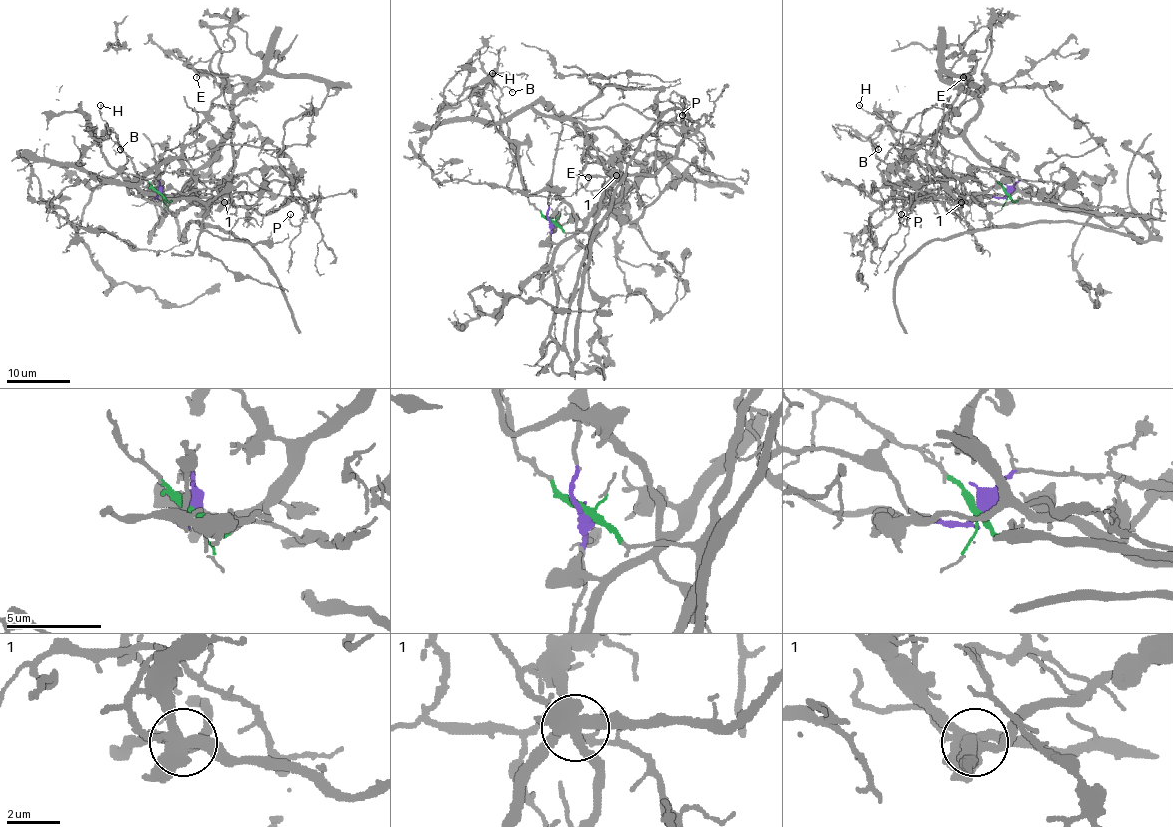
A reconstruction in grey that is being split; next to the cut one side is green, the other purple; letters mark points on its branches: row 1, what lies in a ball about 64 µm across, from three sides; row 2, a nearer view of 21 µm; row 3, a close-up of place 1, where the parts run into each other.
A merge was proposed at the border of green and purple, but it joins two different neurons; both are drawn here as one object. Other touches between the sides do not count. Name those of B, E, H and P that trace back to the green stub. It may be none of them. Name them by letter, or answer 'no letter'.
B, H, P

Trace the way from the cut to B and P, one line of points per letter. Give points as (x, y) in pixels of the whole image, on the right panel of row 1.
B: (1007, 193), (986, 172), (948, 153), (937, 142), (914, 136), (888, 123), (872, 141), (877, 149)
P: (1007, 193), (1013, 201), (1018, 198), (1016, 202), (961, 202), (959, 215), (921, 199), (904, 226), (901, 213)

